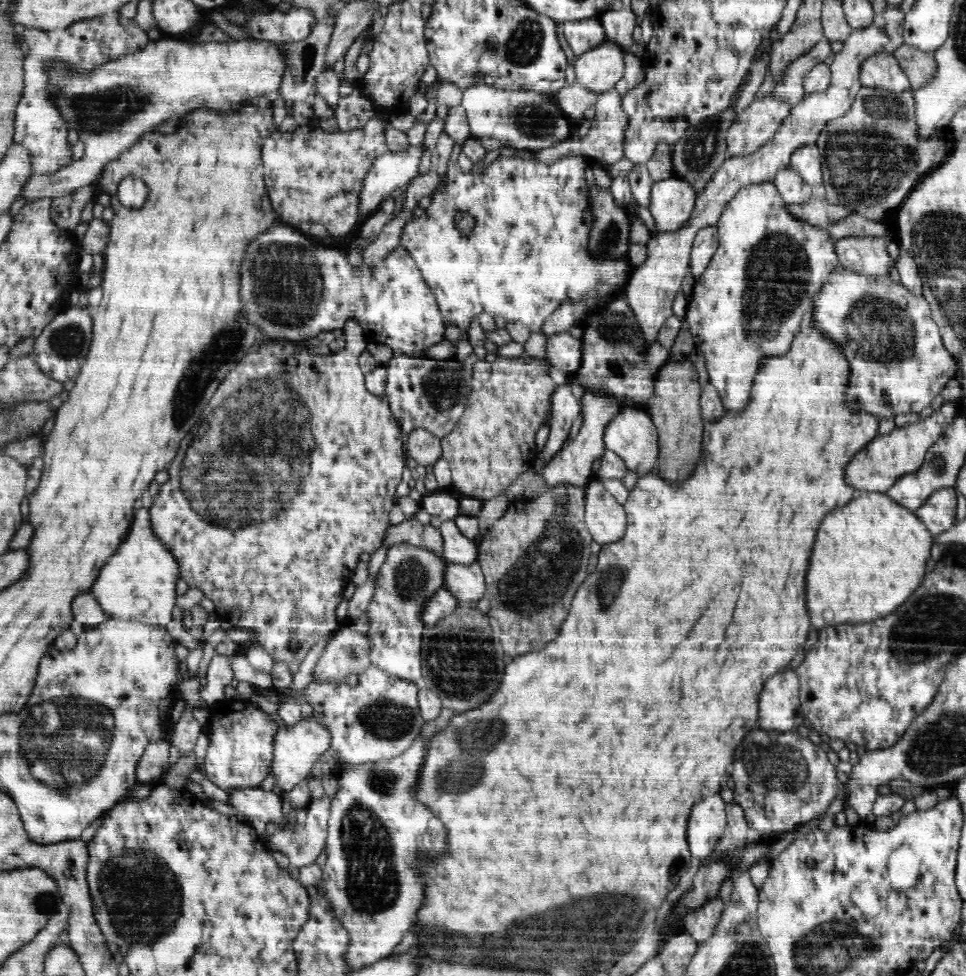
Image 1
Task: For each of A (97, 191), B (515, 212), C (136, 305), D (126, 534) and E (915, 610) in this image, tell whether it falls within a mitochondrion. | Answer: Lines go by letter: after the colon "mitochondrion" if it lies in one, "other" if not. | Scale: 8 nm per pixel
A: other
B: other
C: other
D: other
E: mitochondrion

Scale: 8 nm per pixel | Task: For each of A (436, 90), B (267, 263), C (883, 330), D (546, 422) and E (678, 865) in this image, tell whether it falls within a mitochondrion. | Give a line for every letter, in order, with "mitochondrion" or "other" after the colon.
A: other
B: mitochondrion
C: mitochondrion
D: other
E: other

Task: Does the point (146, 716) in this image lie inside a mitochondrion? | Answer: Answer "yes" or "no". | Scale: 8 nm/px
no

